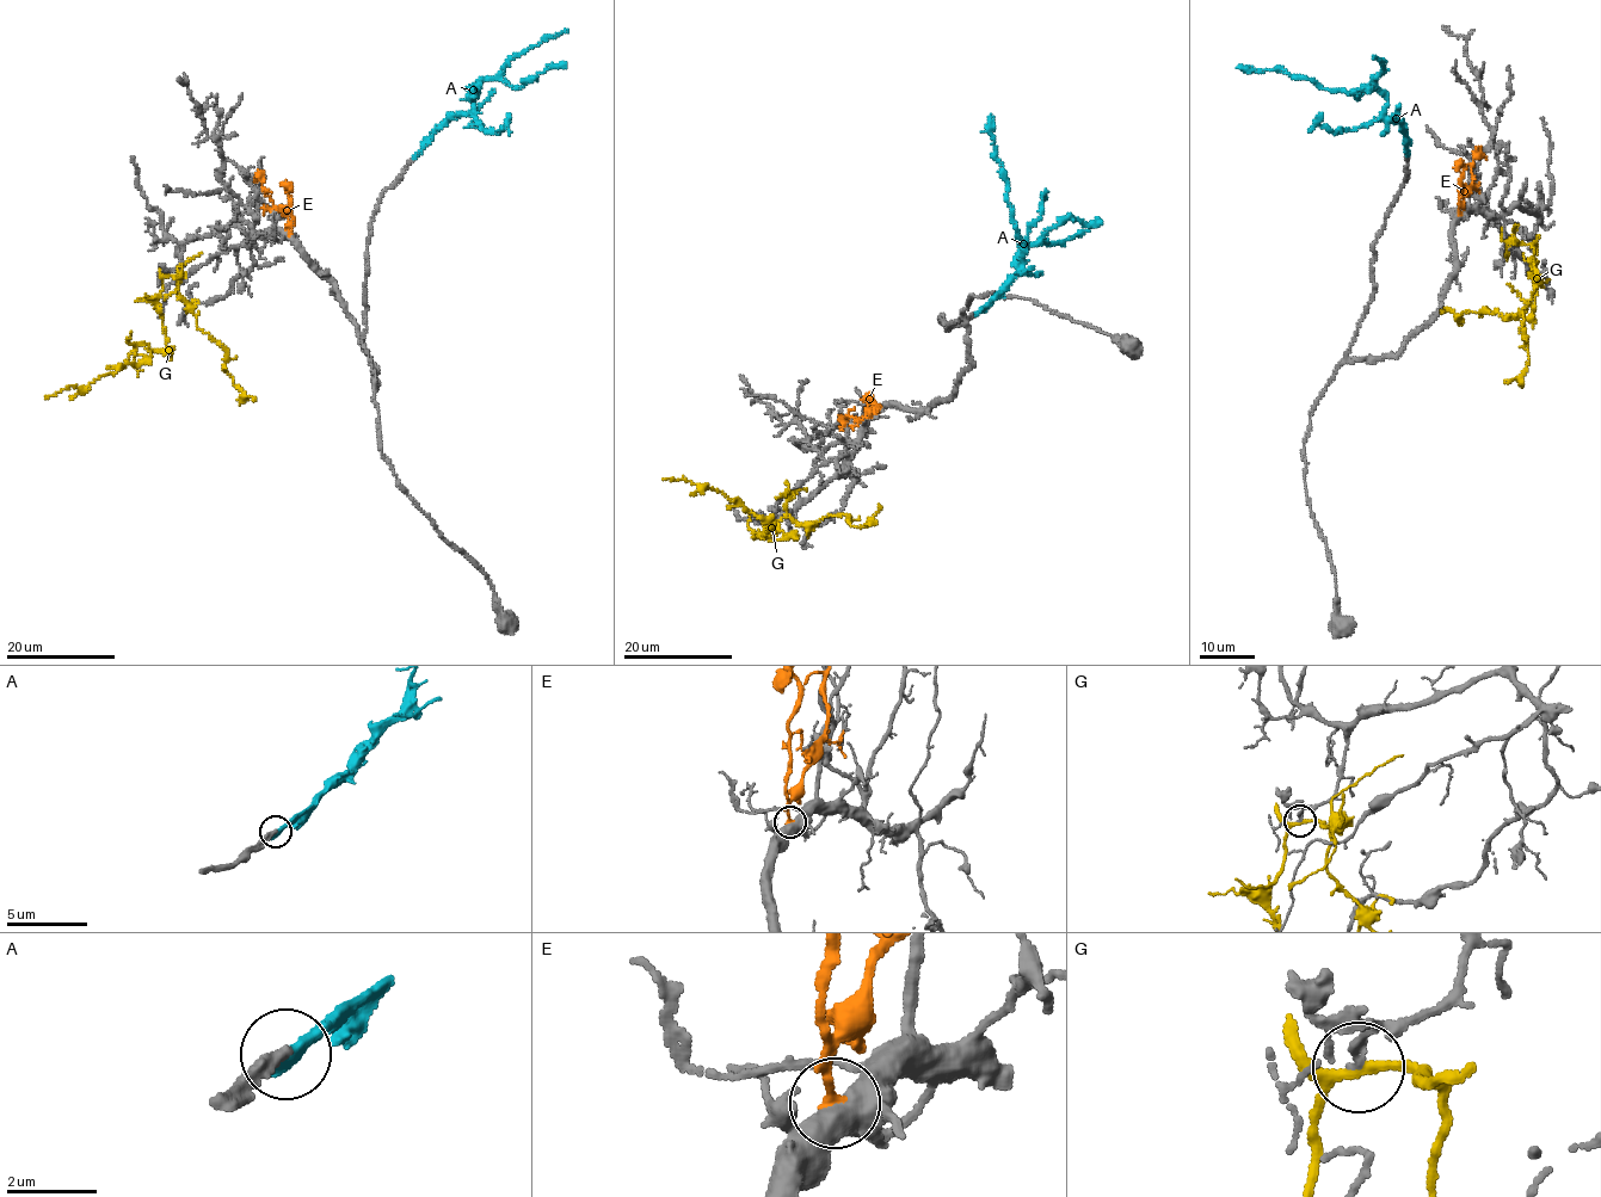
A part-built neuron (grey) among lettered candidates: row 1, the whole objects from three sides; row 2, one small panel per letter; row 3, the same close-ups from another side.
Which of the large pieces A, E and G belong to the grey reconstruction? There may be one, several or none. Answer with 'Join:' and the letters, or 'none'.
Join: none

